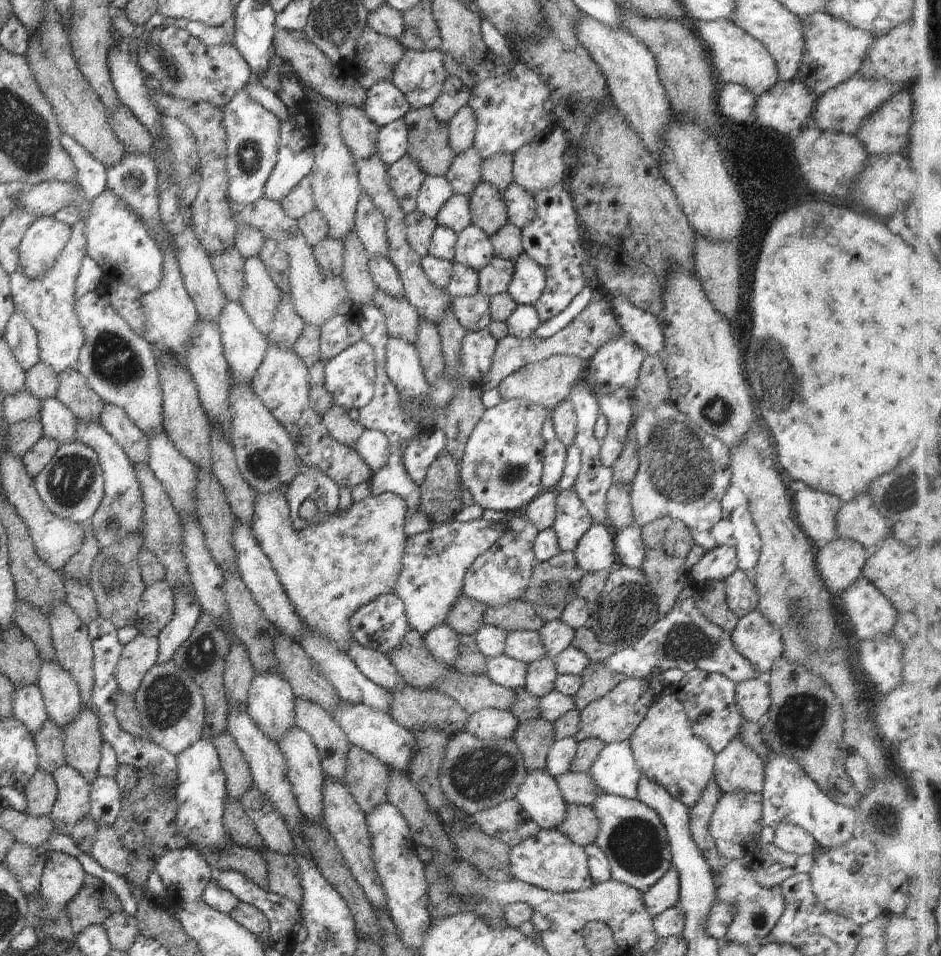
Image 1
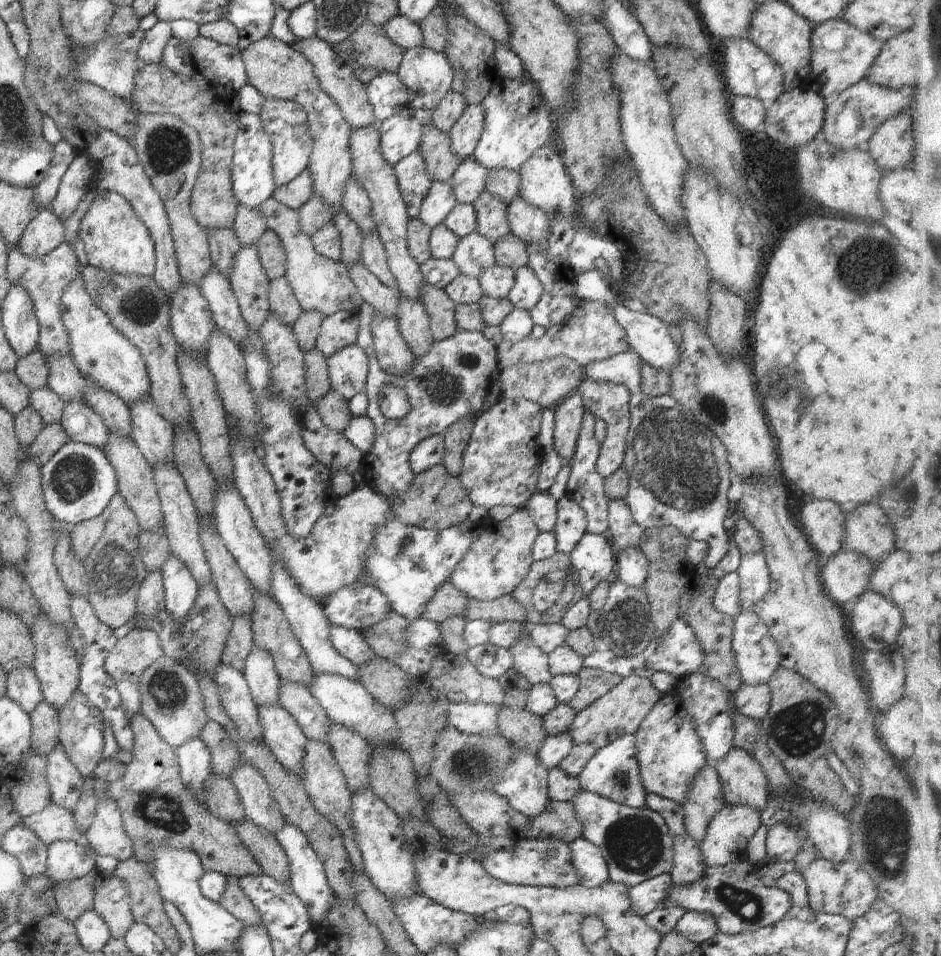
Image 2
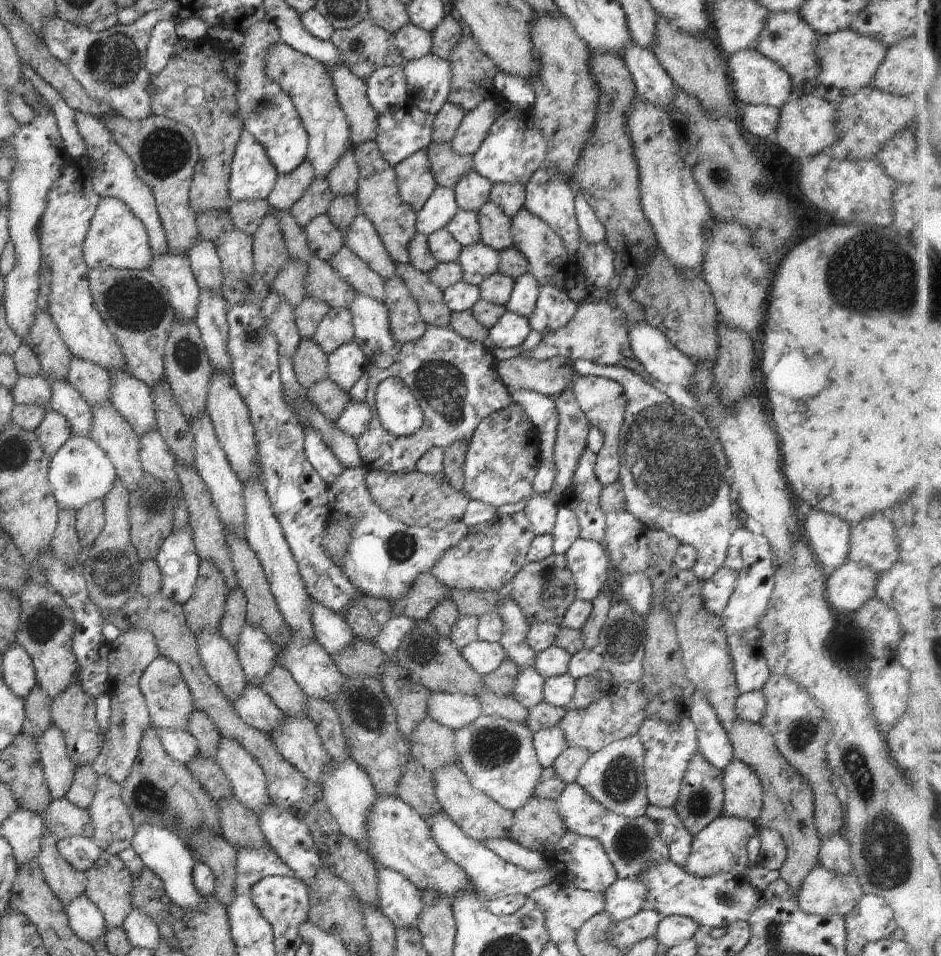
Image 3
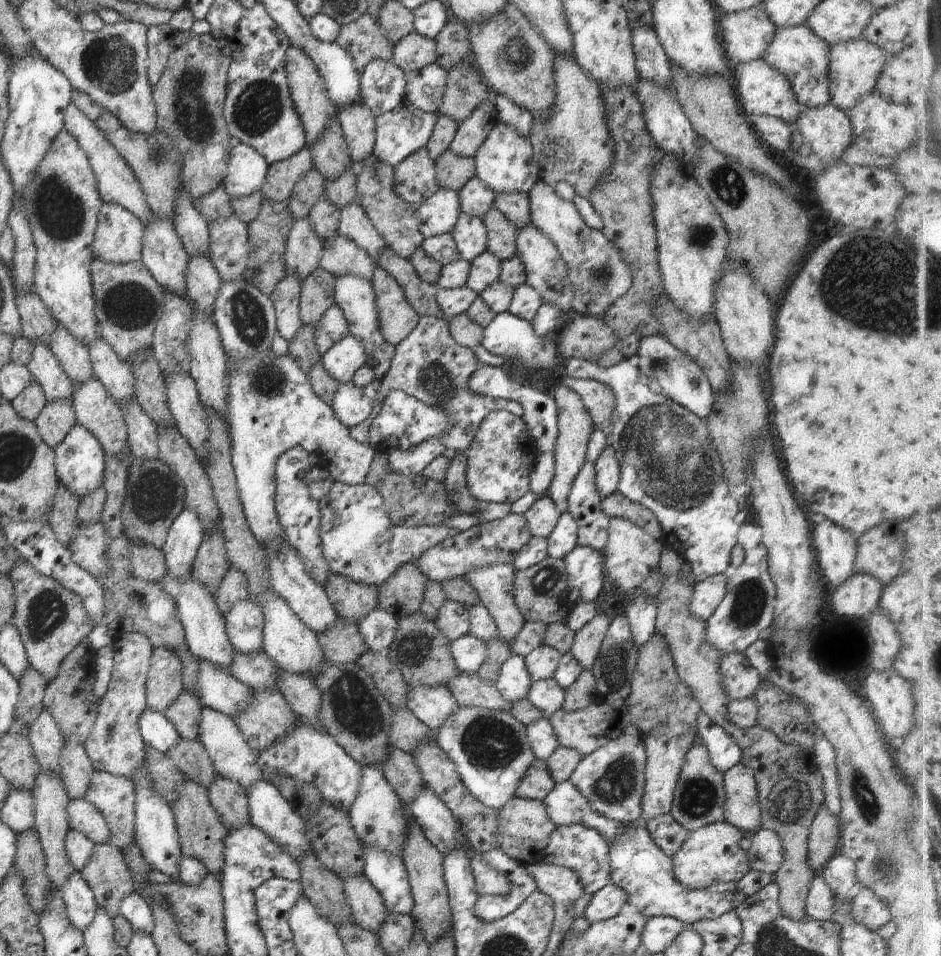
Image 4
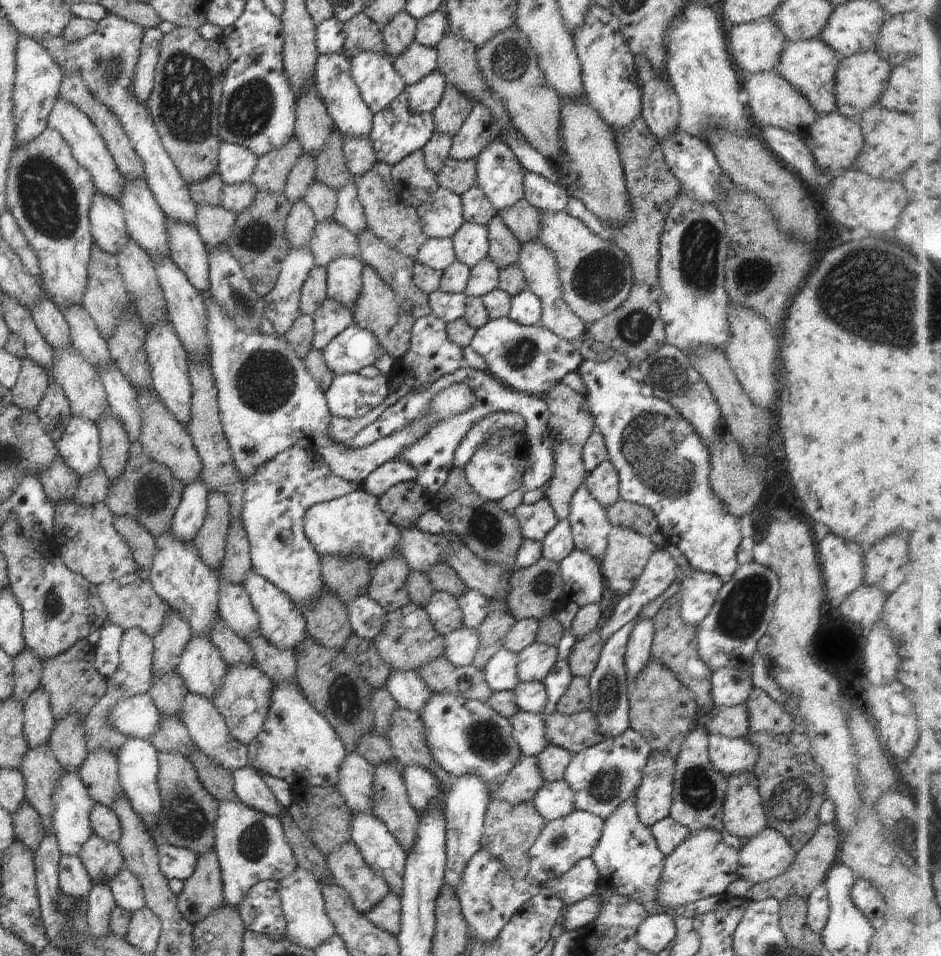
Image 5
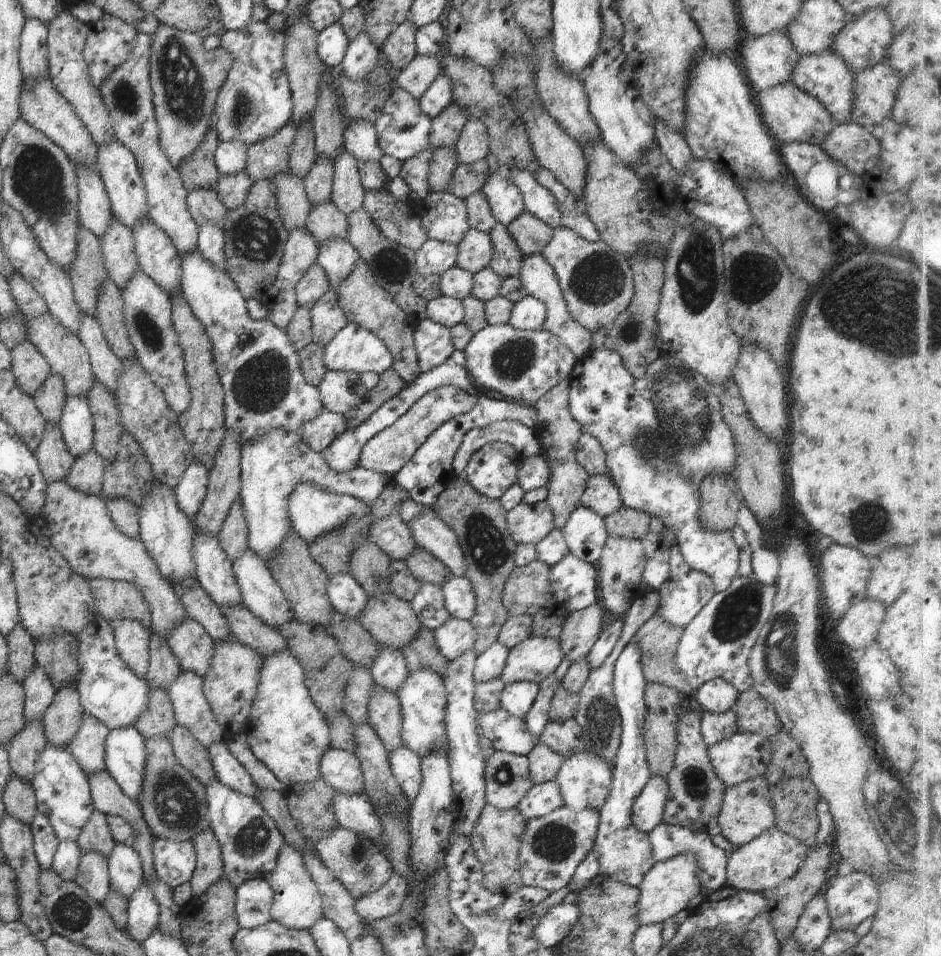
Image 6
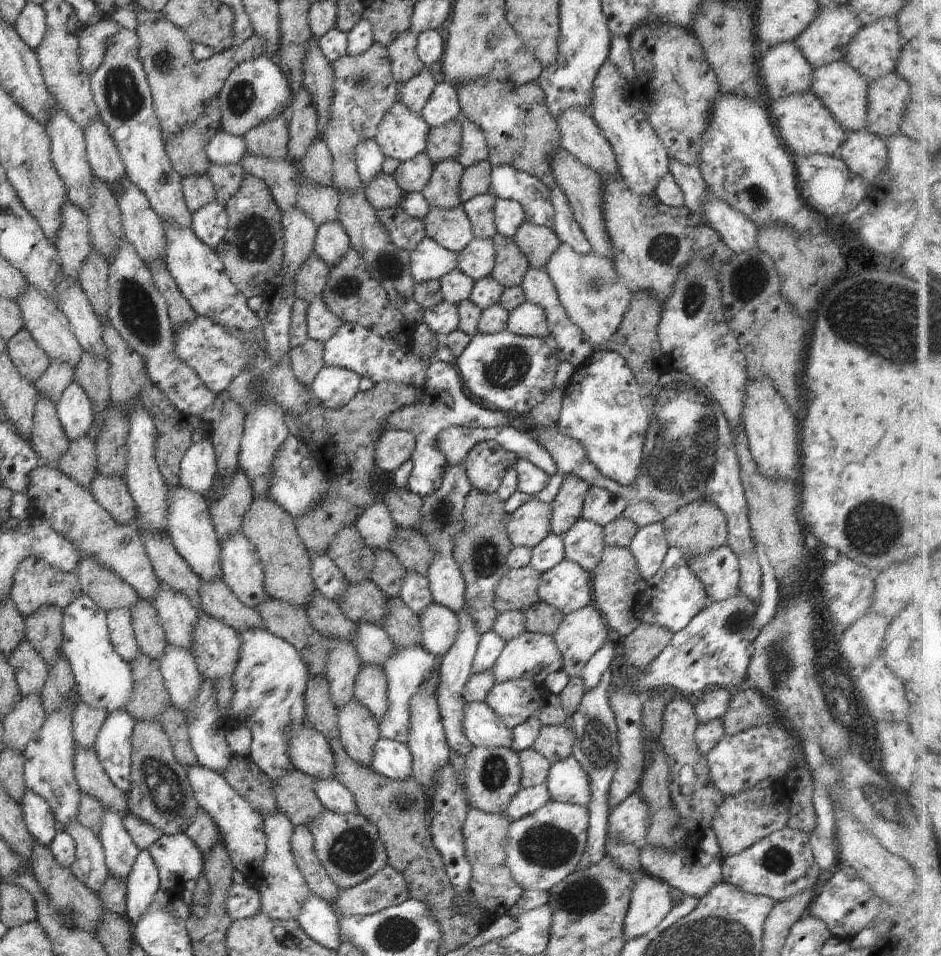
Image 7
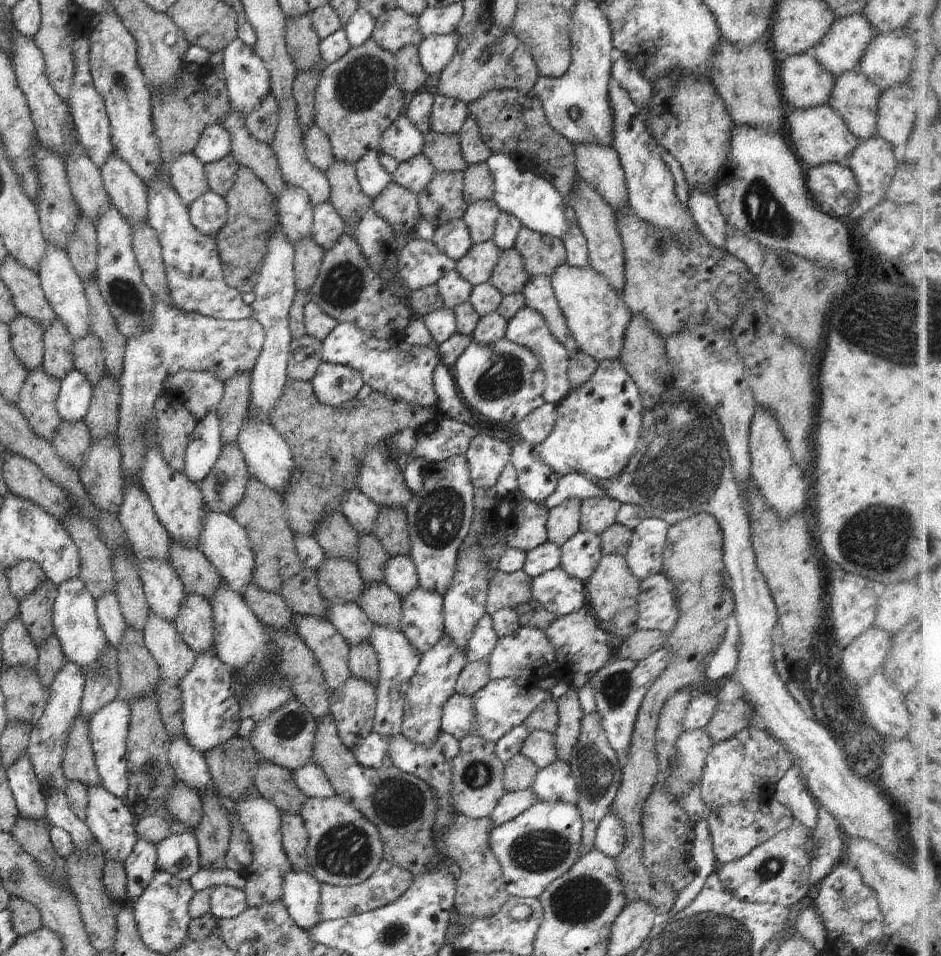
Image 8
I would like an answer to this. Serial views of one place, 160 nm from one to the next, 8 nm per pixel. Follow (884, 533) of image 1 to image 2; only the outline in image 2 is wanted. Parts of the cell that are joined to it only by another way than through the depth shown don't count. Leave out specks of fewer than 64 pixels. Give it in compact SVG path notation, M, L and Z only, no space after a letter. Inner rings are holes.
M864 503L845 513L842 549L866 555L872 562L896 549L895 525L876 504Z

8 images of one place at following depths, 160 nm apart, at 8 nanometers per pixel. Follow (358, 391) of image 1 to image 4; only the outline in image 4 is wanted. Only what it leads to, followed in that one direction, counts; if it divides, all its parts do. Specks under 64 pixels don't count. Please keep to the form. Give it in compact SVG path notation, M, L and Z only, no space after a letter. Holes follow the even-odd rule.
M350 334L336 342L321 358L321 363L328 374L339 383L349 383L354 372L367 362L364 345Z

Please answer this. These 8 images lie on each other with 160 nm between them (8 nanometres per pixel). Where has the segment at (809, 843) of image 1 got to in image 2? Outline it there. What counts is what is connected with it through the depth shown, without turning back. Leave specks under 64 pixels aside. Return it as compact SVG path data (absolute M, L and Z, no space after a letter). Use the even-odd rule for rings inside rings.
M776 823L767 829L765 845L768 859L794 861L801 851L801 838L786 823Z

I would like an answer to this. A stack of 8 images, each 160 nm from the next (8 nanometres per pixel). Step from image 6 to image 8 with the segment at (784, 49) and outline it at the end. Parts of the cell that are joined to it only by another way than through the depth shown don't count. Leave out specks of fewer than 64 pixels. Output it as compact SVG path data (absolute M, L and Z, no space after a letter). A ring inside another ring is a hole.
M804 53L779 57L777 81L784 101L796 109L824 105L833 87L834 75Z

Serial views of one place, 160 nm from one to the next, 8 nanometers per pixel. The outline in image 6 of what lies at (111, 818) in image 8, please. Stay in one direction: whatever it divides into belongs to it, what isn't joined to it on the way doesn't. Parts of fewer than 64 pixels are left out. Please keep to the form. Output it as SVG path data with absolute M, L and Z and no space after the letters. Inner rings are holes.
M116 843L107 858L109 885L112 891L129 899L145 880L141 858L126 845Z

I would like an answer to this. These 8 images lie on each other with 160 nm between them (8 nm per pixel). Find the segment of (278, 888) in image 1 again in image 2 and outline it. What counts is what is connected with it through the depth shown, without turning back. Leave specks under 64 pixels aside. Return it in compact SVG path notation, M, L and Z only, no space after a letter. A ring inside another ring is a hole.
M250 820L236 823L234 828L263 872L280 883L290 884L289 860L278 839L272 833L259 829Z

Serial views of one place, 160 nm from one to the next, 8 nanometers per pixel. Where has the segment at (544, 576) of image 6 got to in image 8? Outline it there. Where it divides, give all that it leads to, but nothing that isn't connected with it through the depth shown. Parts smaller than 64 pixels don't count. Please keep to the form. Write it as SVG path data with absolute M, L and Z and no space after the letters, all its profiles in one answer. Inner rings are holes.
M524 569L513 573L497 570L487 588L486 612L493 615L501 608L510 607L514 609L532 600L532 581L533 578L528 576Z

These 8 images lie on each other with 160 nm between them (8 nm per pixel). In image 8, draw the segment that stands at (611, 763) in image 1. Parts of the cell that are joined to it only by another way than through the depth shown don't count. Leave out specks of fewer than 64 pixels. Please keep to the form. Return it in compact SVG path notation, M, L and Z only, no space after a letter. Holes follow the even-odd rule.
M556 760L536 773L531 789L540 801L576 805L579 801L576 779L569 763Z

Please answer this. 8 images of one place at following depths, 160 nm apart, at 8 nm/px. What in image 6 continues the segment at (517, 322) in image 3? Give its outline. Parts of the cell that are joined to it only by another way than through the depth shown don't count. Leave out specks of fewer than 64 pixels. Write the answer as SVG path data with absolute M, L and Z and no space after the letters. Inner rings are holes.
M509 322L486 325L477 333L473 333L464 352L464 368L476 389L531 407L556 386L560 379L568 379L577 361L573 352L551 332L544 329L517 329Z

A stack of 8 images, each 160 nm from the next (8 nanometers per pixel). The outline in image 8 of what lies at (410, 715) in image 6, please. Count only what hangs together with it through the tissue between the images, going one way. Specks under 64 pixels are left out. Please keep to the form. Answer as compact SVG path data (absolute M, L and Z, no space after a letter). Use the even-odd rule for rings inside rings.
M374 625L369 643L377 652L379 662L379 679L376 681L375 693L377 701L375 717L373 718L373 731L383 737L393 737L401 733L403 723L404 697L410 688L411 678L416 674L422 654L414 648L402 630Z

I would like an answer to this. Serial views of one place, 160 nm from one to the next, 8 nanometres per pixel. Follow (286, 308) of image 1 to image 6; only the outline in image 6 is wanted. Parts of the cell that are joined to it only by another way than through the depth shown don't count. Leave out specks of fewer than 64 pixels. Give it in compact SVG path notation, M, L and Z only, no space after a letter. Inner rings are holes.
M288 172L277 175L271 184L277 196L278 212L286 230L304 229L311 204L303 180Z

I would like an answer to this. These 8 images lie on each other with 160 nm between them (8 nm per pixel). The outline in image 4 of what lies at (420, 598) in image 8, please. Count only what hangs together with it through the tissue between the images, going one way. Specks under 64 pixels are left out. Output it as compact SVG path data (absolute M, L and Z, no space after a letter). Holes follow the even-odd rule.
M472 633L451 641L451 655L461 673L478 673L487 659L487 644Z

